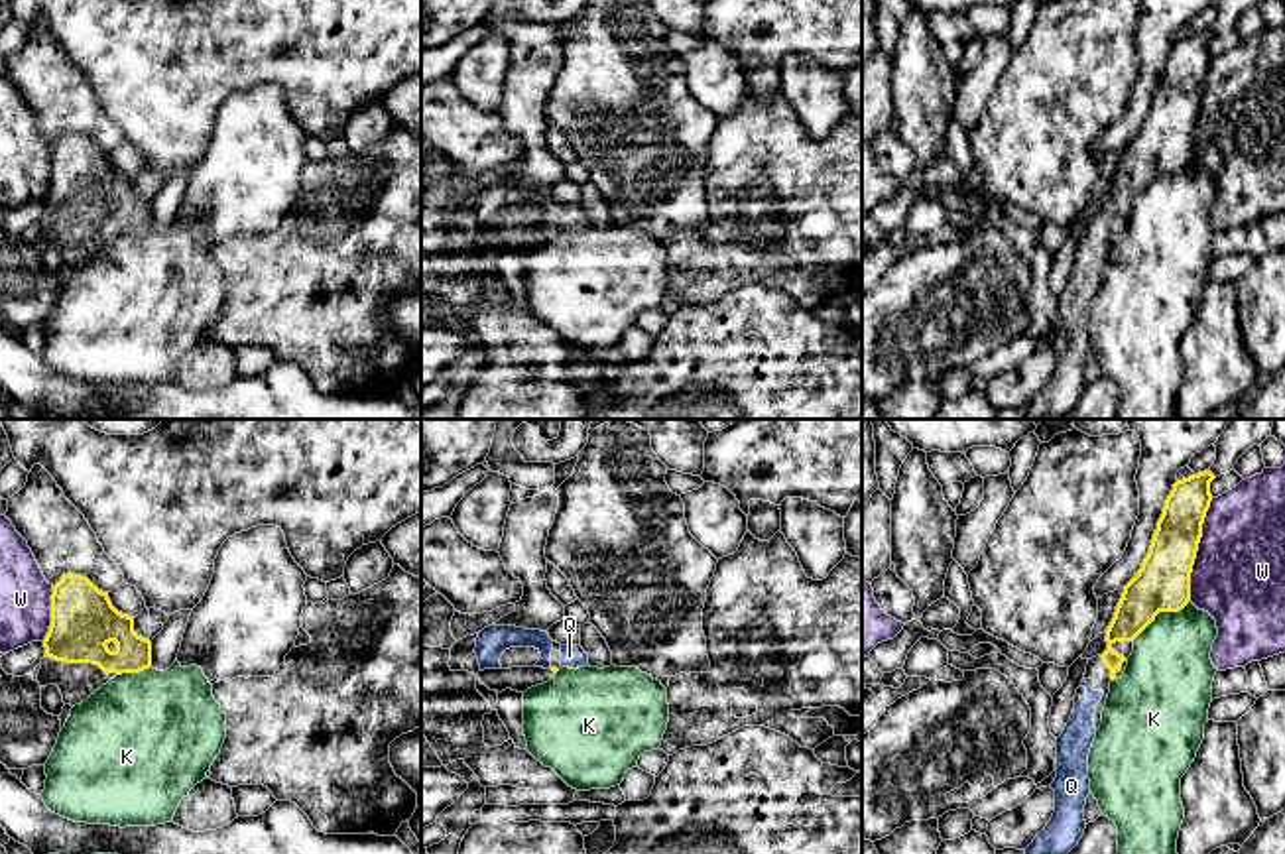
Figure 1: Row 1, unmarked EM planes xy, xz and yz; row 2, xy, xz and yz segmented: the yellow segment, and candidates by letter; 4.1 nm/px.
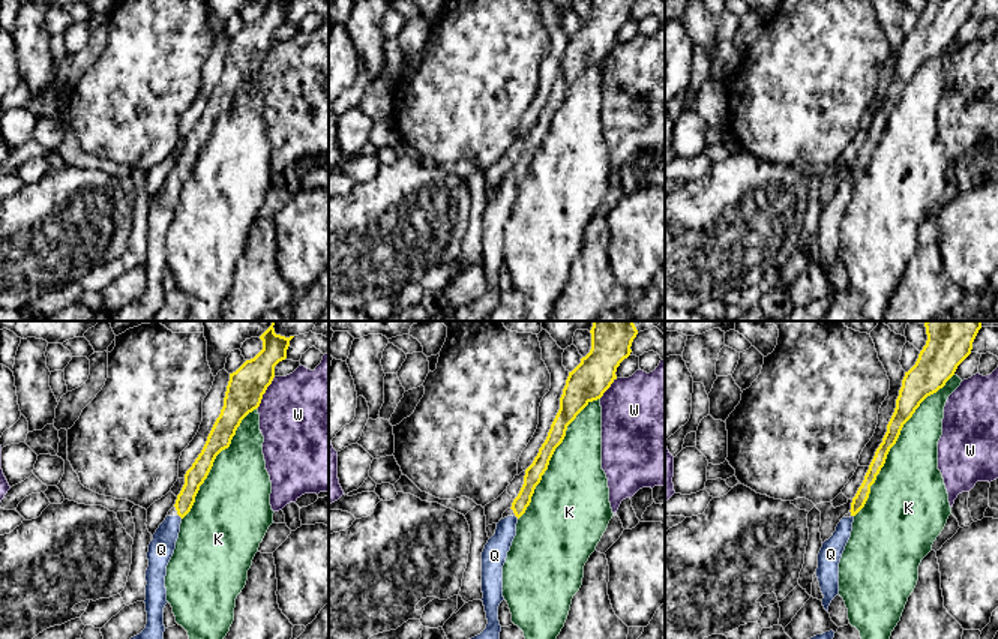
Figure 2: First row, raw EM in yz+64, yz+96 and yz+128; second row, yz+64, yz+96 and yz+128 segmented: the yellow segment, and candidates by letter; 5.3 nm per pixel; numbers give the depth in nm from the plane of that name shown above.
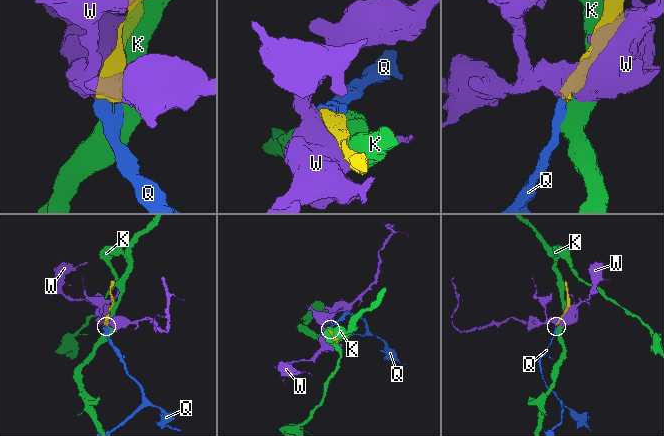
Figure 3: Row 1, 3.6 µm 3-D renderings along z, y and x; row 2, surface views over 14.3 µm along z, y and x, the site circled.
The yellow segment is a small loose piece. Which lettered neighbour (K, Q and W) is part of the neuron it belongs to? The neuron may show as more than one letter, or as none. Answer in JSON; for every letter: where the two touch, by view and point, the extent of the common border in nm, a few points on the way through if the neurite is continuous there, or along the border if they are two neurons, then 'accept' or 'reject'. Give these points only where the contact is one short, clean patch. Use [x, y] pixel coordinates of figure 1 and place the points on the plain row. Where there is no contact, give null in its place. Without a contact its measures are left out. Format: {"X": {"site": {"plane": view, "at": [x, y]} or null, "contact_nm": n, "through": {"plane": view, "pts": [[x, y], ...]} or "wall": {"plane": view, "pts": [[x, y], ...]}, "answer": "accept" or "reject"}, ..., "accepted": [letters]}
{"K": {"site": {"plane": "yz", "at": [1160, 170]}, "contact_nm": 280, "answer": "reject"}, "Q": {"site": {"plane": "xz", "at": [571, 227]}, "contact_nm": 40, "answer": "accept"}, "W": {"site": {"plane": "yz", "at": [1197, 109]}, "contact_nm": 440, "answer": "reject"}, "accepted": ["Q"]}

